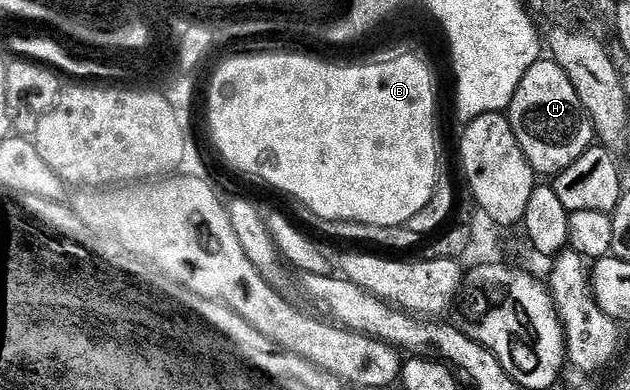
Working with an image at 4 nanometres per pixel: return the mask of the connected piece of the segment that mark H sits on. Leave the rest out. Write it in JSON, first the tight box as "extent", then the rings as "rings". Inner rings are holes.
{"extent":[506,59,594,175],"rings":[[[541,59],[532,64],[522,83],[518,83],[506,116],[512,124],[512,133],[537,175],[566,171],[578,155],[594,144],[594,130],[588,112],[578,99],[578,91],[574,91],[574,83],[570,83],[566,71],[558,67],[555,59]]]}

